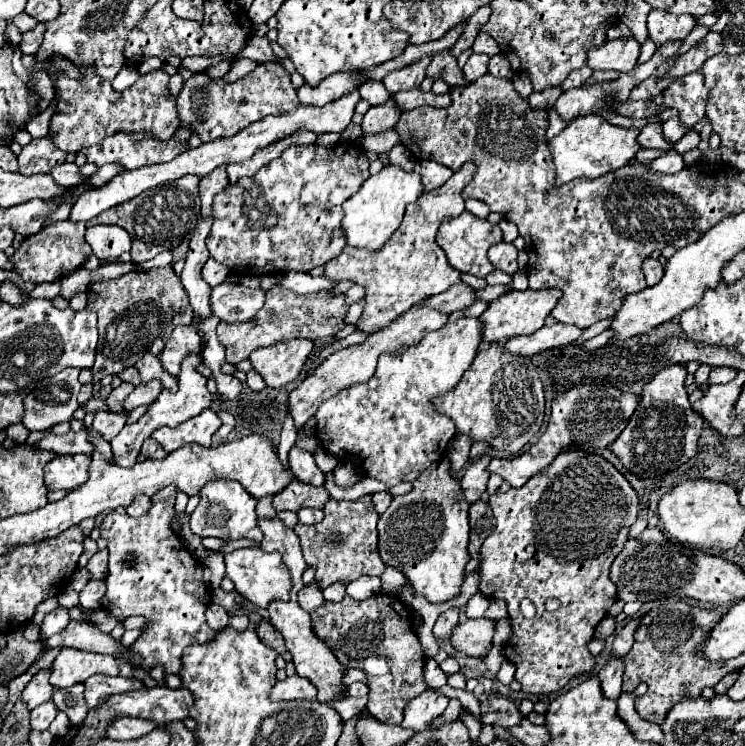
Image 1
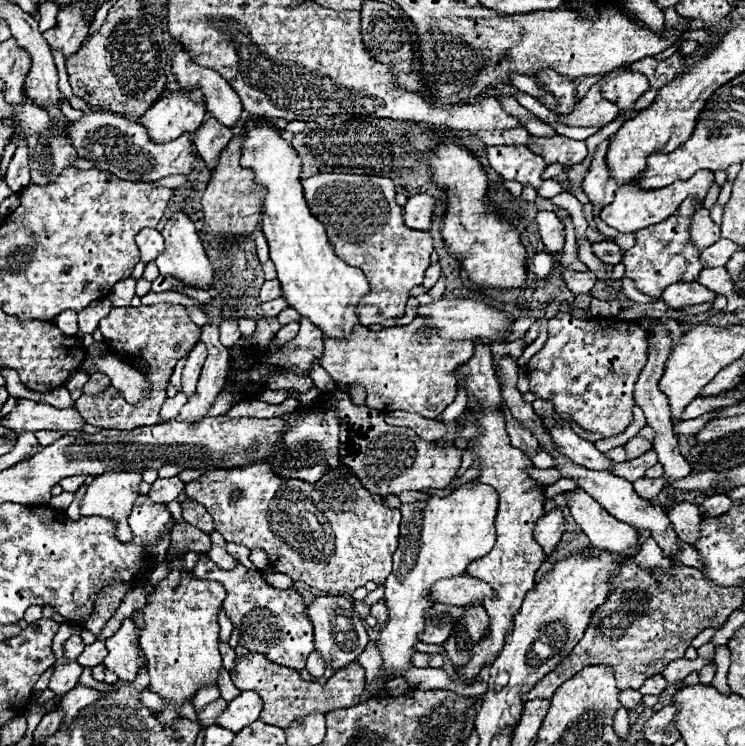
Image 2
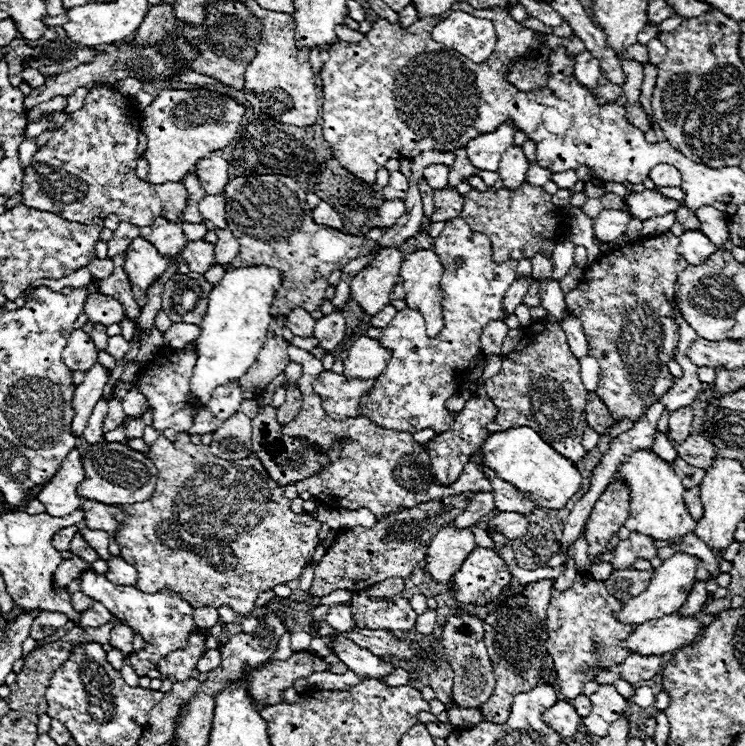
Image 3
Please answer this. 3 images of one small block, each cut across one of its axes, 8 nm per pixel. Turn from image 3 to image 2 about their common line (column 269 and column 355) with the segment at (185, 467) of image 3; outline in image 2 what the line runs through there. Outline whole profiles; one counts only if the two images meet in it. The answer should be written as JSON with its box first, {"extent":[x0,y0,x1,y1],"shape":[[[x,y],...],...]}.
{"extent":[184,464,402,596],"shape":[[[268,464],[212,470],[188,482],[184,486],[184,494],[200,502],[212,514],[214,530],[218,530],[226,538],[226,542],[242,544],[250,550],[264,550],[272,568],[288,574],[296,582],[306,582],[308,586],[326,594],[350,596],[368,580],[380,584],[392,572],[392,554],[398,548],[402,514],[398,508],[384,506],[384,500],[368,492],[344,464],[326,470],[322,480],[314,484],[278,476]]]}

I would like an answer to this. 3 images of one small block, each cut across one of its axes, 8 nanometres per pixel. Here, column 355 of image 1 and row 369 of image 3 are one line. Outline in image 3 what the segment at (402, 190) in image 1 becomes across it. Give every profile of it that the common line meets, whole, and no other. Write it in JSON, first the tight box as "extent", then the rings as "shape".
{"extent":[190,266,280,404],"shape":[[[244,266],[226,270],[224,278],[214,286],[208,296],[208,312],[200,324],[202,334],[196,340],[198,360],[192,374],[190,394],[194,400],[204,404],[216,386],[238,380],[256,362],[272,322],[270,308],[280,284],[280,270],[268,266]]]}

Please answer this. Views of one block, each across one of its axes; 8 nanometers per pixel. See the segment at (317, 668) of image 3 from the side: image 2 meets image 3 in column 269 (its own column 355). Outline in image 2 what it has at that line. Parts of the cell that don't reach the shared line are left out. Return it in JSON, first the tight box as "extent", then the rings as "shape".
{"extent":[232,652,364,728],"shape":[[[250,652],[246,658],[238,658],[236,670],[232,676],[232,682],[238,688],[250,688],[258,692],[258,696],[264,702],[264,710],[260,714],[260,720],[266,724],[274,724],[280,728],[286,728],[290,722],[314,714],[314,712],[332,712],[338,708],[350,708],[360,704],[364,694],[364,668],[356,662],[348,664],[342,670],[336,670],[334,676],[322,686],[318,682],[304,682],[296,670],[278,666],[264,656]]]}

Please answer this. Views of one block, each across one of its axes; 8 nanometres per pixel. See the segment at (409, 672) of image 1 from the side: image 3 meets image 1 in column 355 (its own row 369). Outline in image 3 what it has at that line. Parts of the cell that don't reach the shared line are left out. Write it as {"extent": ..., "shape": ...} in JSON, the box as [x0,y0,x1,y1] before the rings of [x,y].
{"extent":[566,230,688,422],"shape":[[[670,230],[644,240],[644,244],[628,244],[624,248],[614,248],[604,254],[598,262],[584,270],[584,280],[576,290],[566,294],[566,304],[572,314],[582,322],[590,356],[600,364],[600,382],[598,398],[608,406],[614,420],[630,418],[638,422],[644,416],[646,406],[654,404],[670,386],[674,376],[668,372],[668,360],[672,360],[676,350],[676,340],[680,338],[680,326],[674,320],[676,314],[676,296],[674,284],[678,274],[688,266],[688,262],[676,252],[680,240]]]}

